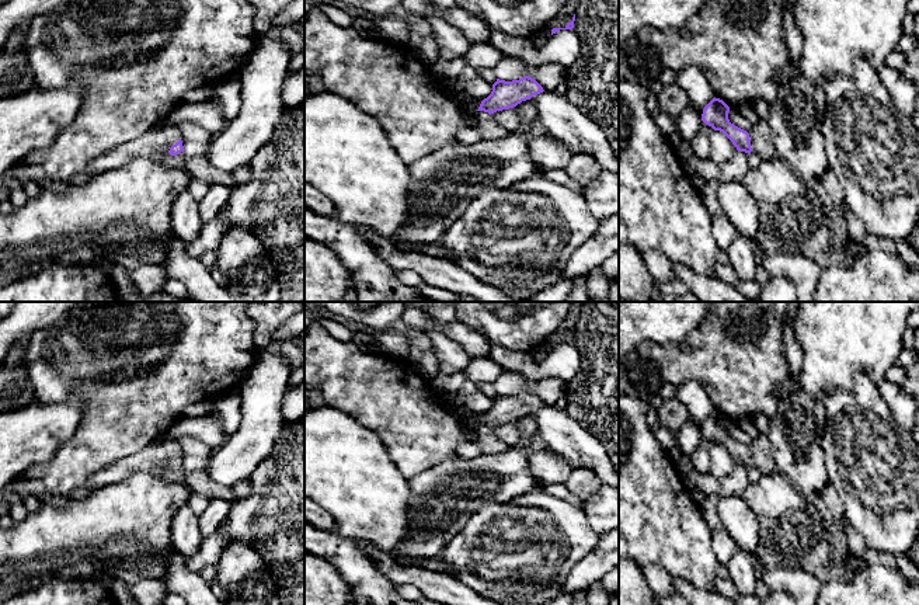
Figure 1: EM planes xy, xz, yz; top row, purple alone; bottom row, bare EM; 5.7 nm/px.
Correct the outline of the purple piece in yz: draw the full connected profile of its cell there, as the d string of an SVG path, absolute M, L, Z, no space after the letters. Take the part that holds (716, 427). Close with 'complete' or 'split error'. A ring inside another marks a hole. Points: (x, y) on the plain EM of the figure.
M713 413L704 421L703 428L702 428L702 435L706 439L711 441L714 445L723 446L732 456L732 459L737 462L738 466L745 466L748 469L753 466L758 469L760 474L770 474L777 470L767 435L759 434L753 439L752 445L748 448L746 445L730 437L728 427L730 427L730 421L723 414Z; split error

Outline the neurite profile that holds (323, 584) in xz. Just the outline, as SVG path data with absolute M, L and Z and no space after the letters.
M304 550L304 605L347 605L348 587L338 570Z

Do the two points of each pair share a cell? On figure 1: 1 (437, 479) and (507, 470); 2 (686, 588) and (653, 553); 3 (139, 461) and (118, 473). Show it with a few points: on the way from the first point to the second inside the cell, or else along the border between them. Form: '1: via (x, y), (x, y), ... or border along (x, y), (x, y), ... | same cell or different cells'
1: via (453, 483), (483, 483), (490, 480) | same cell
2: border along (674, 576), (682, 577), (703, 590) | different cells
3: via (133, 463), (124, 468) | same cell

